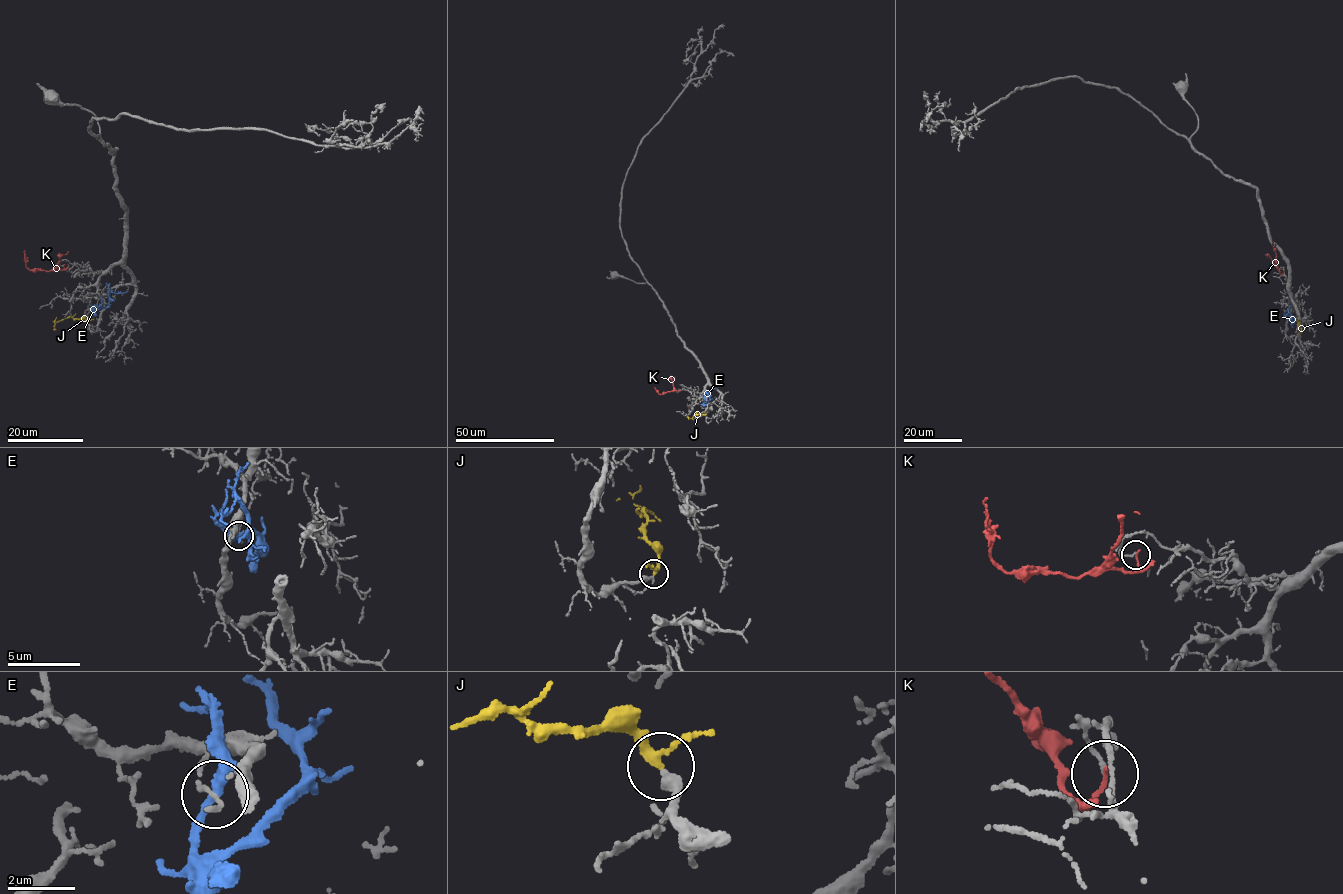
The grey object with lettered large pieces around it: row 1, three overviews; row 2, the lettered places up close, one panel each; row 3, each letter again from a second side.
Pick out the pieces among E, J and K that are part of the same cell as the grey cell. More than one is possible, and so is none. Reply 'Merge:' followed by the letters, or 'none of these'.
Merge: J

